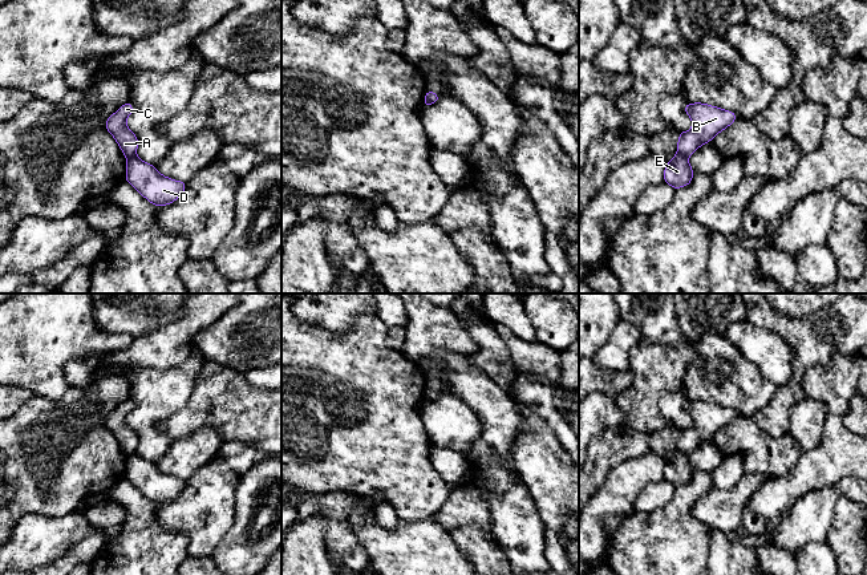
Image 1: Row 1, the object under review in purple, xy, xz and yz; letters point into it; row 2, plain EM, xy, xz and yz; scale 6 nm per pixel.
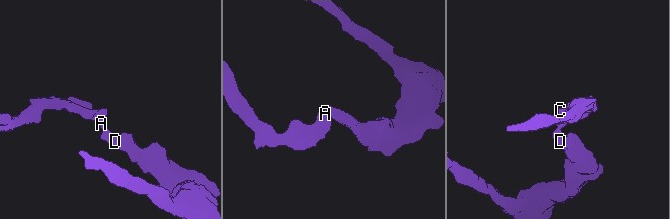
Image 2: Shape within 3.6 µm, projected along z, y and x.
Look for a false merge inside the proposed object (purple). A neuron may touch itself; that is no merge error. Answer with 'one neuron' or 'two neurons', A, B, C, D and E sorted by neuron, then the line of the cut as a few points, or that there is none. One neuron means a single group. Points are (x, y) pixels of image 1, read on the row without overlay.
two neurons; A B C / D E; cut in yz along (677, 449), (687, 456)

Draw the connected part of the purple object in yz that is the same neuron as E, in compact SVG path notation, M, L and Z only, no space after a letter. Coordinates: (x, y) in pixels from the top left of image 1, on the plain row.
M677 450L664 466L664 481L670 482L674 487L688 483L693 477L693 467L688 455Z

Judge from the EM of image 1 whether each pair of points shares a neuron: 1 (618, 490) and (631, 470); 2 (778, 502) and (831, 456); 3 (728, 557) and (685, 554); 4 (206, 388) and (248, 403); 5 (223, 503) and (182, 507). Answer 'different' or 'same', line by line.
1: same
2: same
3: different
4: same
5: same

